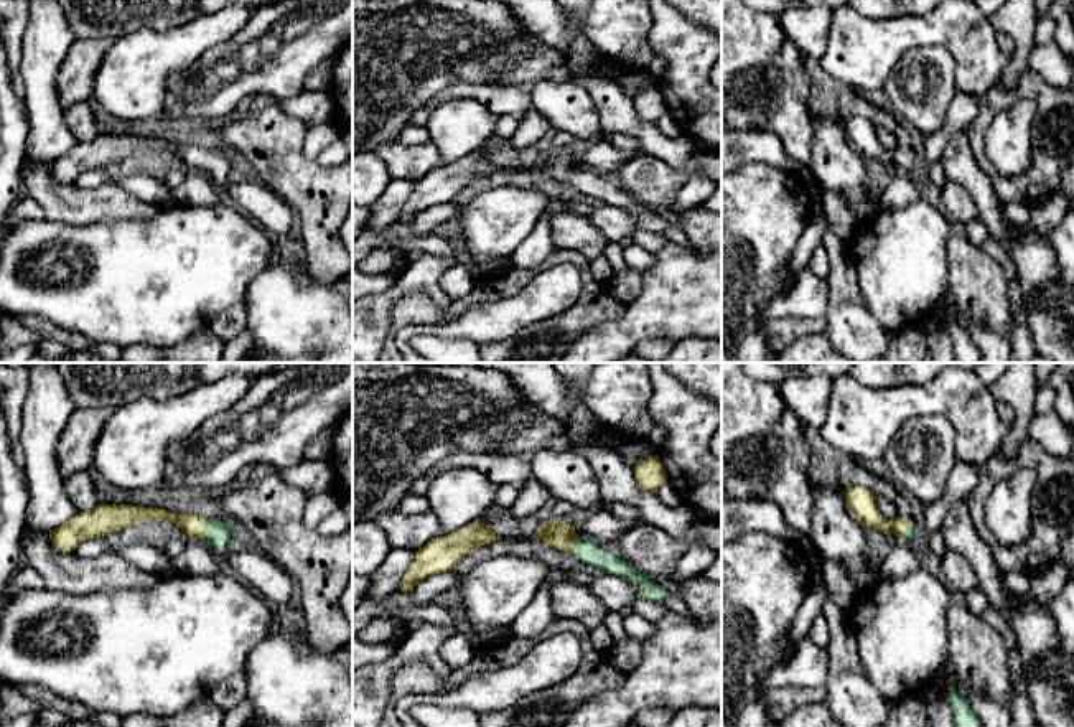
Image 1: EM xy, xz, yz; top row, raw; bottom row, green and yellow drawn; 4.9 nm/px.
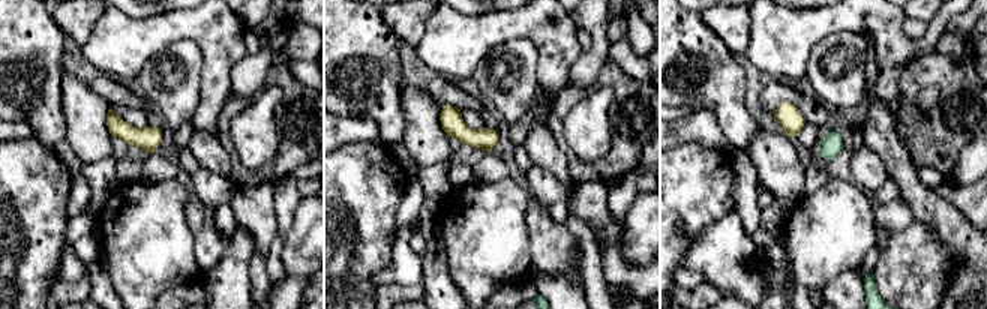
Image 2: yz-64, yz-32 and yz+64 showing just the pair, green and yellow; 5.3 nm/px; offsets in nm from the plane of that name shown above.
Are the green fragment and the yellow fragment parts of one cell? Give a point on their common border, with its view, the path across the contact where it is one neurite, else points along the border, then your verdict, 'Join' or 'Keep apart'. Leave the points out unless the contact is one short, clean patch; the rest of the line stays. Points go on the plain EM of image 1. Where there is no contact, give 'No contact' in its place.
Touches green at xy (205, 160). Path across: xy (218, 165), (205, 160), (191, 155). Join

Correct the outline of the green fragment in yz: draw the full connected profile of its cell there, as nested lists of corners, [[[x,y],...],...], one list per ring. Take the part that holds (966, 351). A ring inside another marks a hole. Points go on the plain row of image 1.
[[[949,318],[947,331],[954,343],[954,353],[957,363],[978,363],[980,351],[970,340],[969,331],[955,320]]]

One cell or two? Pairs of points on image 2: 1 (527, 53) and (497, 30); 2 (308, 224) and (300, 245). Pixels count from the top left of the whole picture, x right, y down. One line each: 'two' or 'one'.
1: two
2: one

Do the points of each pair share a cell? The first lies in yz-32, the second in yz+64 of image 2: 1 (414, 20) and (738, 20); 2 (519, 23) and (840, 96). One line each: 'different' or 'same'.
1: same
2: different

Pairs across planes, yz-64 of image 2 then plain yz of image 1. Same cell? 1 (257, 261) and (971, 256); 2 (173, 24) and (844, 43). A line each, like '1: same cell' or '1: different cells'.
1: different cells
2: same cell

